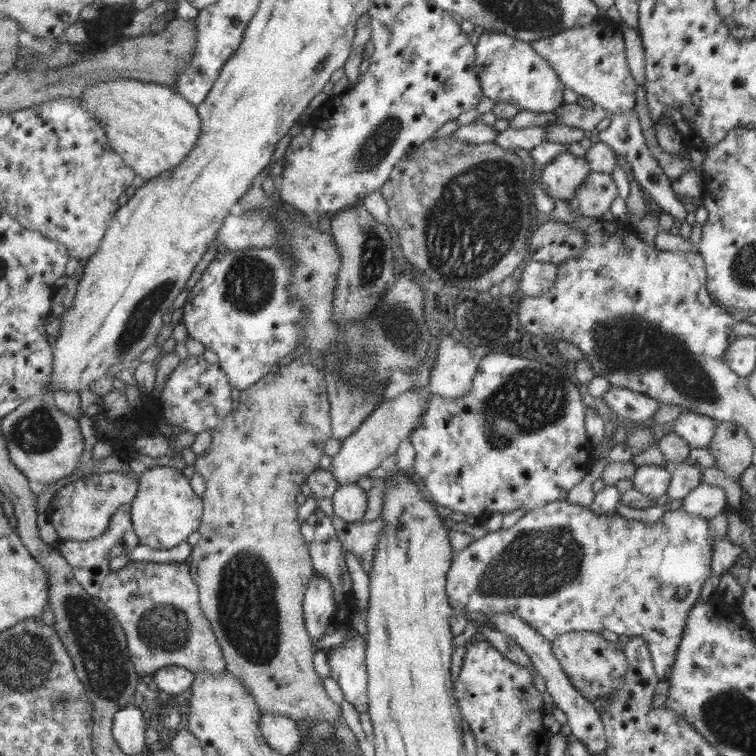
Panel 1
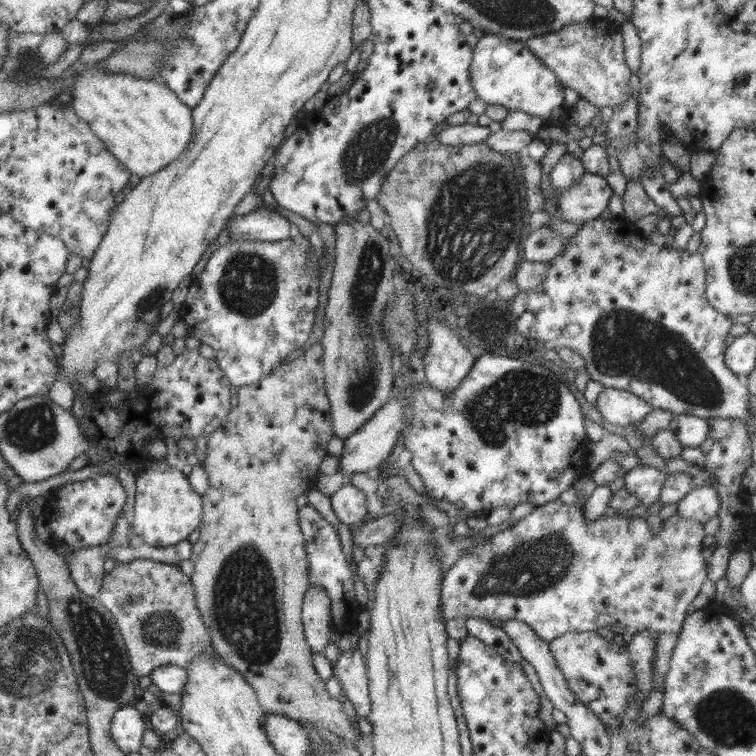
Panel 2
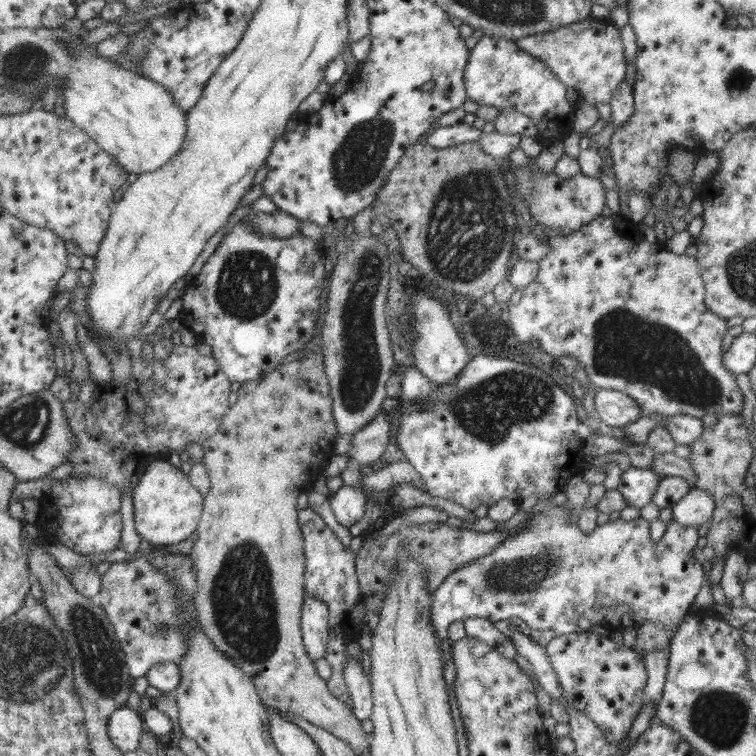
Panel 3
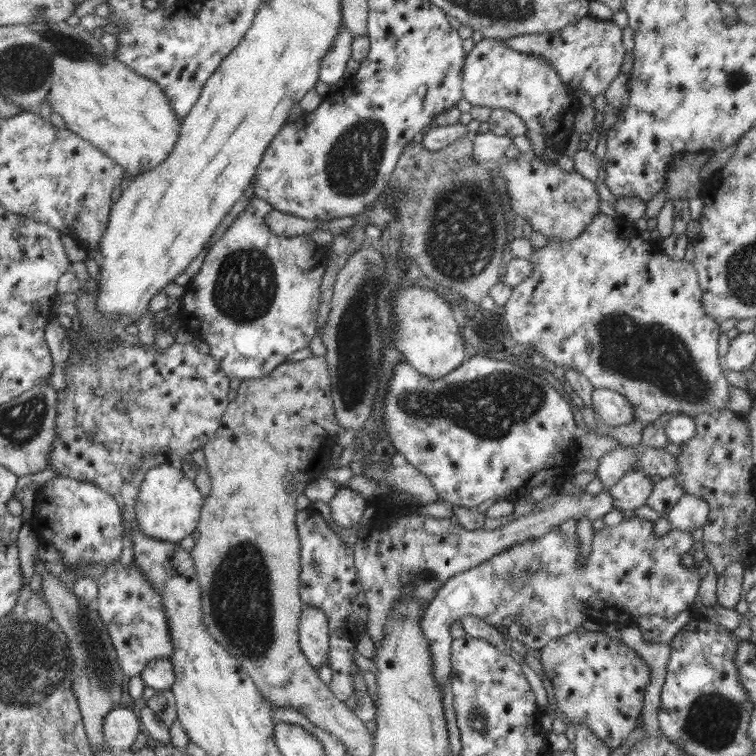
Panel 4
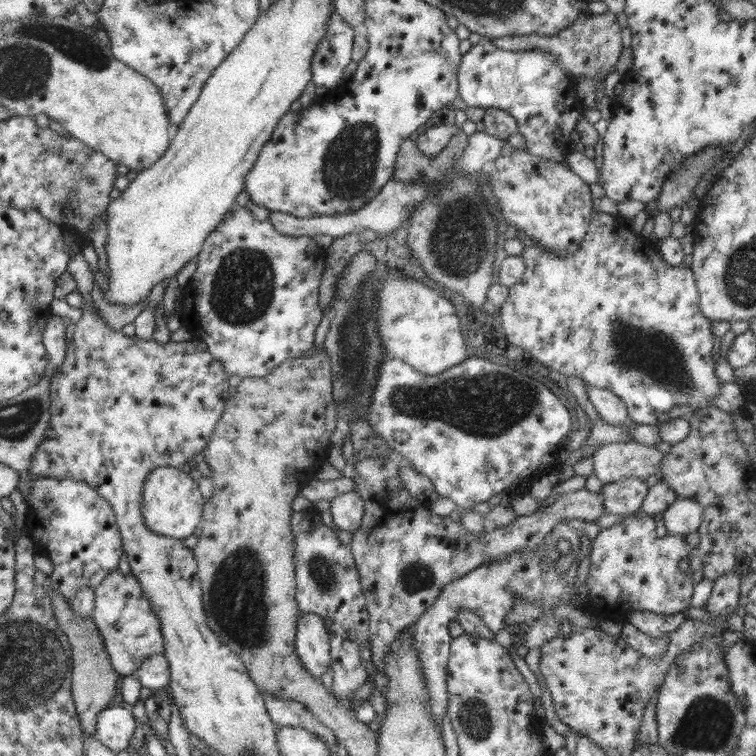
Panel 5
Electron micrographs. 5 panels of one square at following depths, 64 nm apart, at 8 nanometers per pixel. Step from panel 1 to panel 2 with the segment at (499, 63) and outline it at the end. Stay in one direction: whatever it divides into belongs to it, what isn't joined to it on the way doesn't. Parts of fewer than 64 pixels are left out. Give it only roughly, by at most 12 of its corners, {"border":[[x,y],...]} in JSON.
{"border":[[485,34],[476,98],[569,123],[565,86],[524,41]]}

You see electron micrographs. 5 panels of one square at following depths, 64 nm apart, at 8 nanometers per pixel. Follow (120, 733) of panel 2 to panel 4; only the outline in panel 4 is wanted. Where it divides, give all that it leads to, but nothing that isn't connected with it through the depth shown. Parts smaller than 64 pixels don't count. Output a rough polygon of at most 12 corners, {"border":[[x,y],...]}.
{"border":[[120,706],[104,716],[107,748],[132,748],[142,732],[132,708]]}

